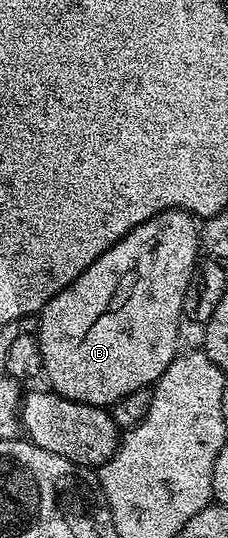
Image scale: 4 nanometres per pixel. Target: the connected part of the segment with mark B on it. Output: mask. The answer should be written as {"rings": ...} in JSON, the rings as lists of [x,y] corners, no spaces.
{"rings":[[[166,210],[117,240],[73,284],[55,294],[40,313],[41,330],[37,335],[43,357],[42,373],[51,381],[50,389],[74,402],[111,408],[131,392],[154,387],[181,350],[179,322],[184,321],[185,288],[189,288],[198,254],[201,234],[196,219],[186,210]]]}

